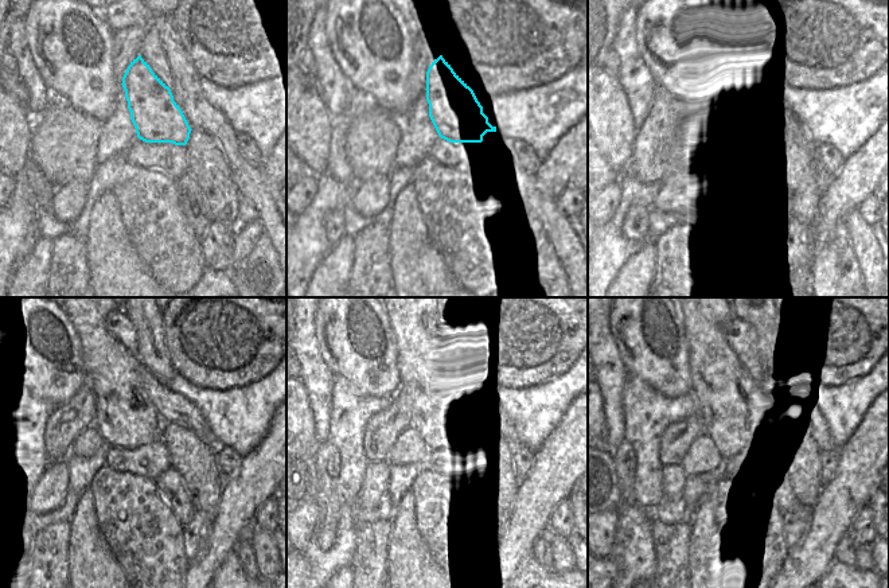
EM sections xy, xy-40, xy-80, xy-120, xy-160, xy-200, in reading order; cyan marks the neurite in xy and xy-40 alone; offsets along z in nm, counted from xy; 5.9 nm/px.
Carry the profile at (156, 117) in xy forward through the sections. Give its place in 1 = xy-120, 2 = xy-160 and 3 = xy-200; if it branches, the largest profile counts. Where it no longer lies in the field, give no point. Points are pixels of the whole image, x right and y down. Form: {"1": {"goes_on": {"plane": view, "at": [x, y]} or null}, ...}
{"1": {"goes_on": {"plane": "xy-120", "at": [132, 405]}}, "2": {"goes_on": {"plane": "xy-160", "at": [437, 405]}}, "3": {"goes_on": {"plane": "xy-200", "at": [726, 394]}}}

